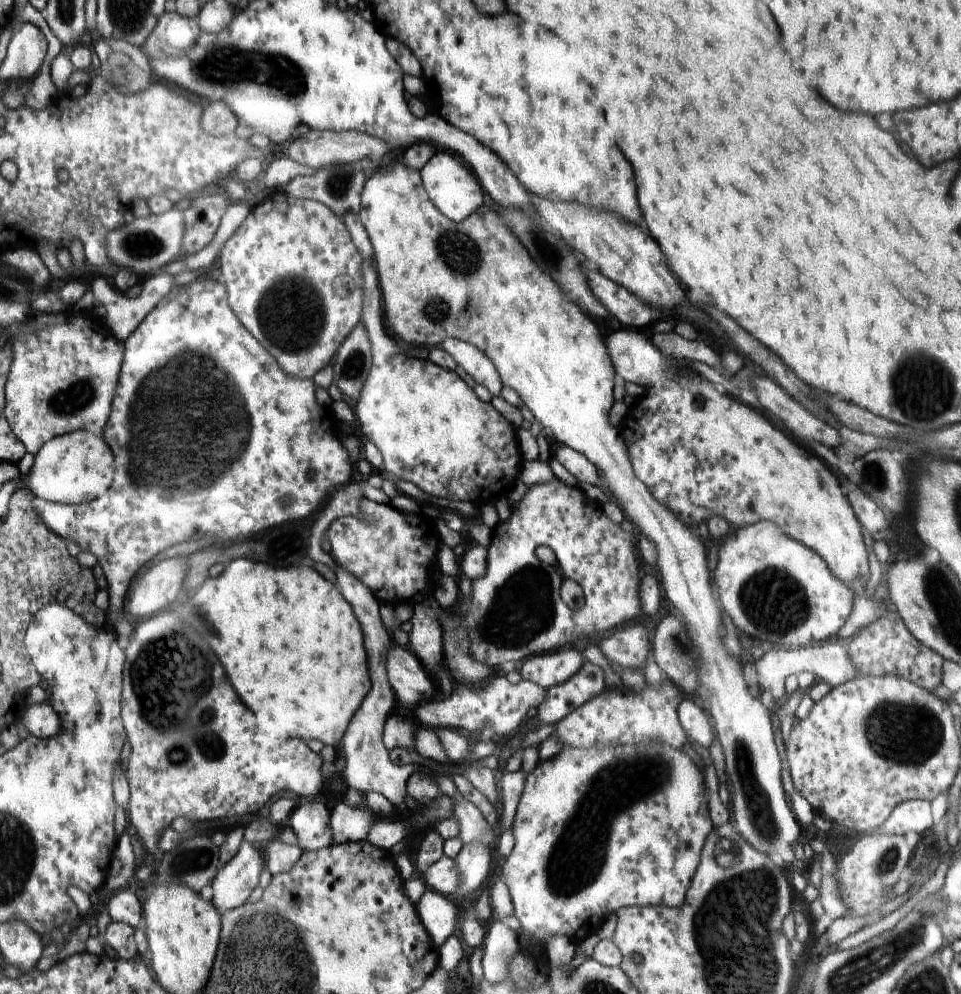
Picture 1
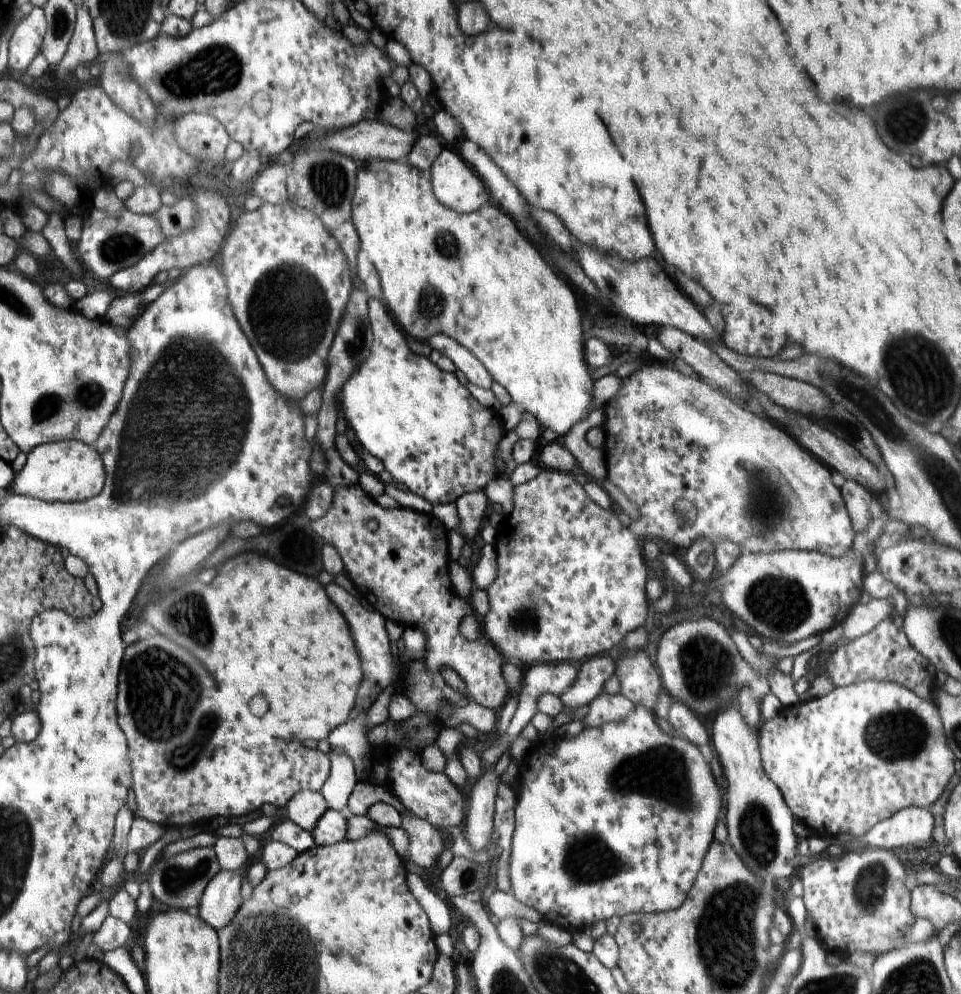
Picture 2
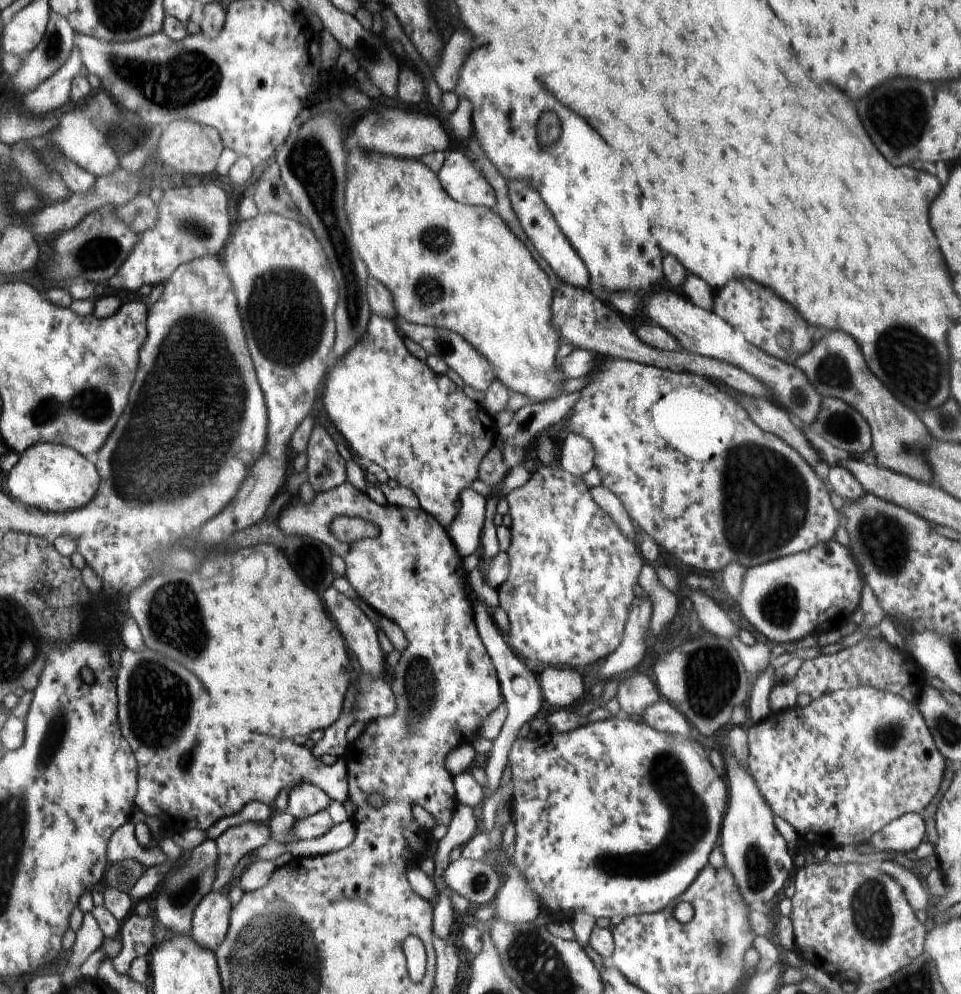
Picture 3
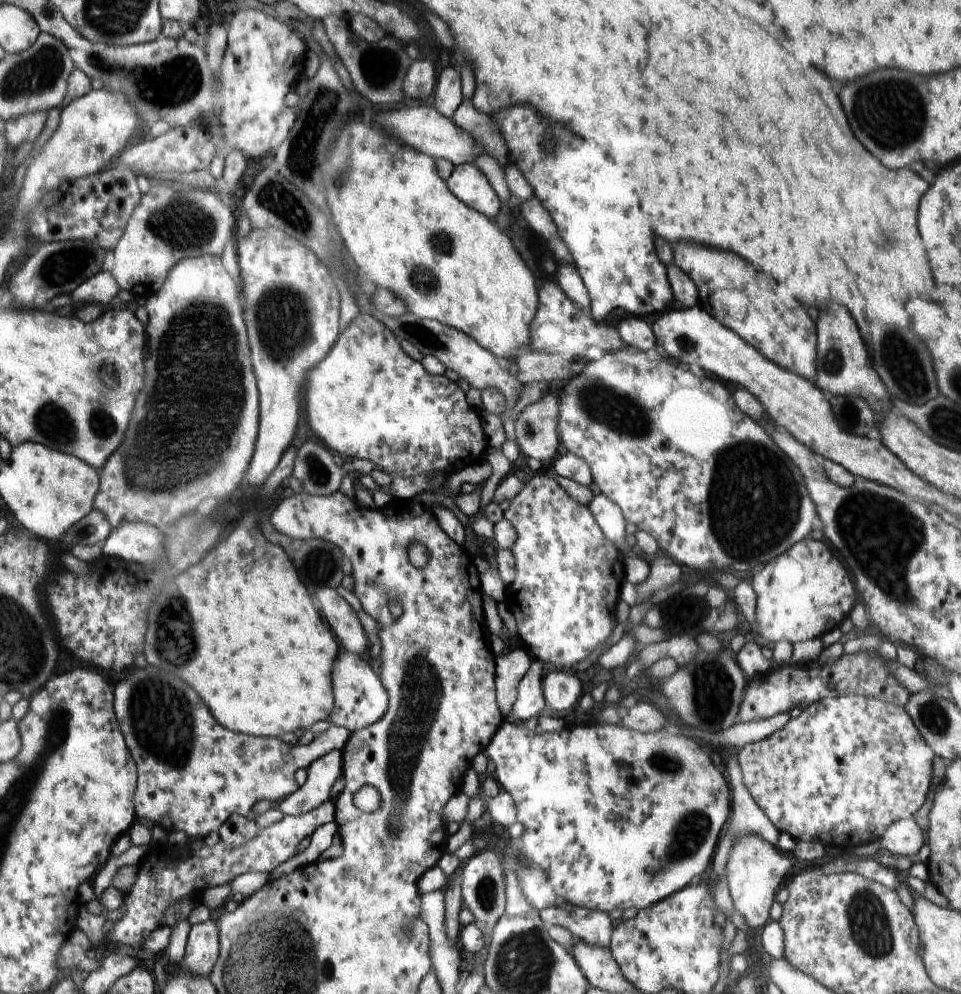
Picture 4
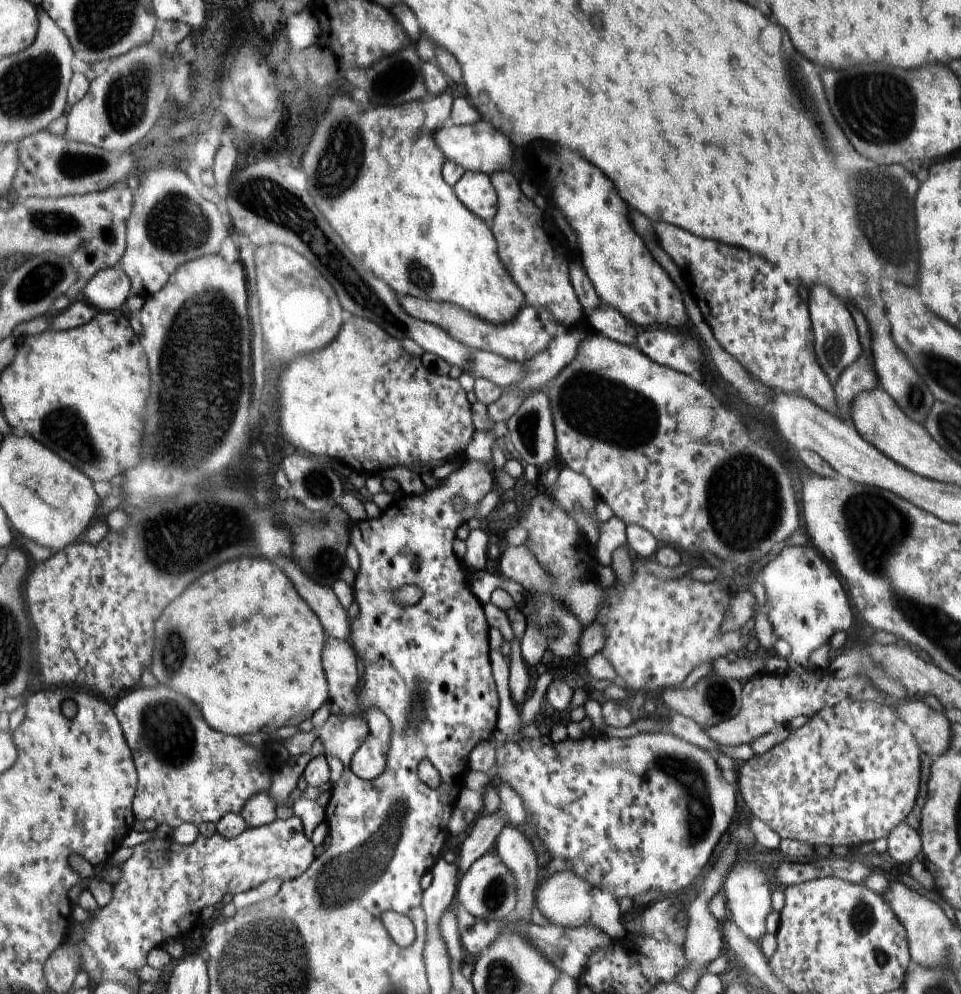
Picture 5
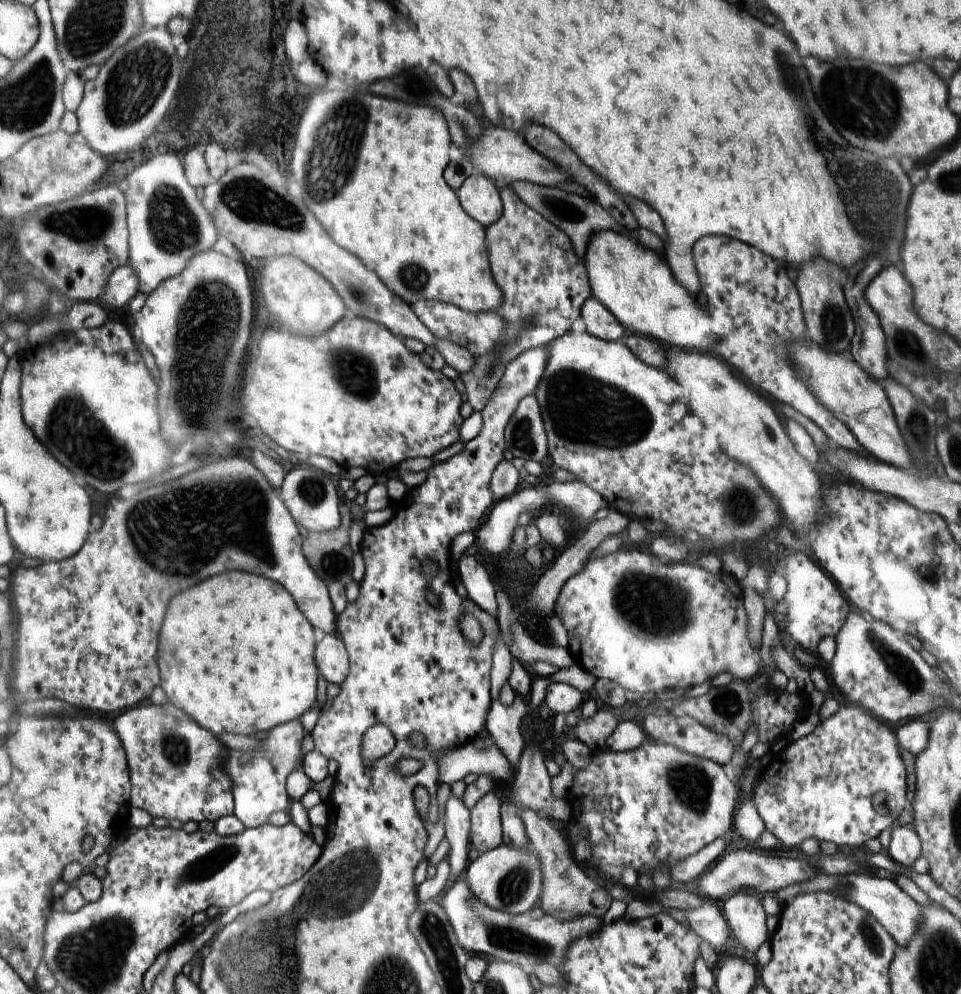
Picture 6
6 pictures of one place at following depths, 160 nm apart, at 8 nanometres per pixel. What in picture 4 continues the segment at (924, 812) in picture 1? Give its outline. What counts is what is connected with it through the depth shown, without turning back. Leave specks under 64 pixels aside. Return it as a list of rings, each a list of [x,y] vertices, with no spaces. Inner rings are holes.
[[[911,817],[894,822],[894,825],[880,836],[878,842],[882,849],[892,854],[916,859],[920,849],[926,843],[926,835]]]

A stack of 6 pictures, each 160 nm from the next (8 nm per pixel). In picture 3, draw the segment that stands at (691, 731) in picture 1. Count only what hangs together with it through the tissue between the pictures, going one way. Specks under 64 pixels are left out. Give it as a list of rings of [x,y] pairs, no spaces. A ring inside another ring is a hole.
[[[658,699],[648,709],[644,709],[641,715],[644,723],[654,730],[690,737],[691,724],[686,722],[687,718],[666,700]]]

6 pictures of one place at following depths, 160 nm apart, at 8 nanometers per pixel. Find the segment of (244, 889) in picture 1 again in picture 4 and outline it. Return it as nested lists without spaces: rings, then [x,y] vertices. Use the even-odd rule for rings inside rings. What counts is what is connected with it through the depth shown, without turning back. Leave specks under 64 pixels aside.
[[[209,918],[206,922],[192,924],[181,967],[190,970],[190,974],[209,976],[220,957],[220,948],[221,934],[217,921]]]

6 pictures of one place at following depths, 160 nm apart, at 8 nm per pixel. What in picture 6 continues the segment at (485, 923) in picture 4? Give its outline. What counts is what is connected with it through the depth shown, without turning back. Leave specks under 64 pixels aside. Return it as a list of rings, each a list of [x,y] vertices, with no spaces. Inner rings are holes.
[[[505,842],[489,850],[480,853],[476,860],[467,863],[463,878],[475,895],[483,903],[493,909],[505,911],[515,915],[522,915],[526,910],[538,905],[542,890],[542,871],[539,858],[528,847],[523,849]]]

